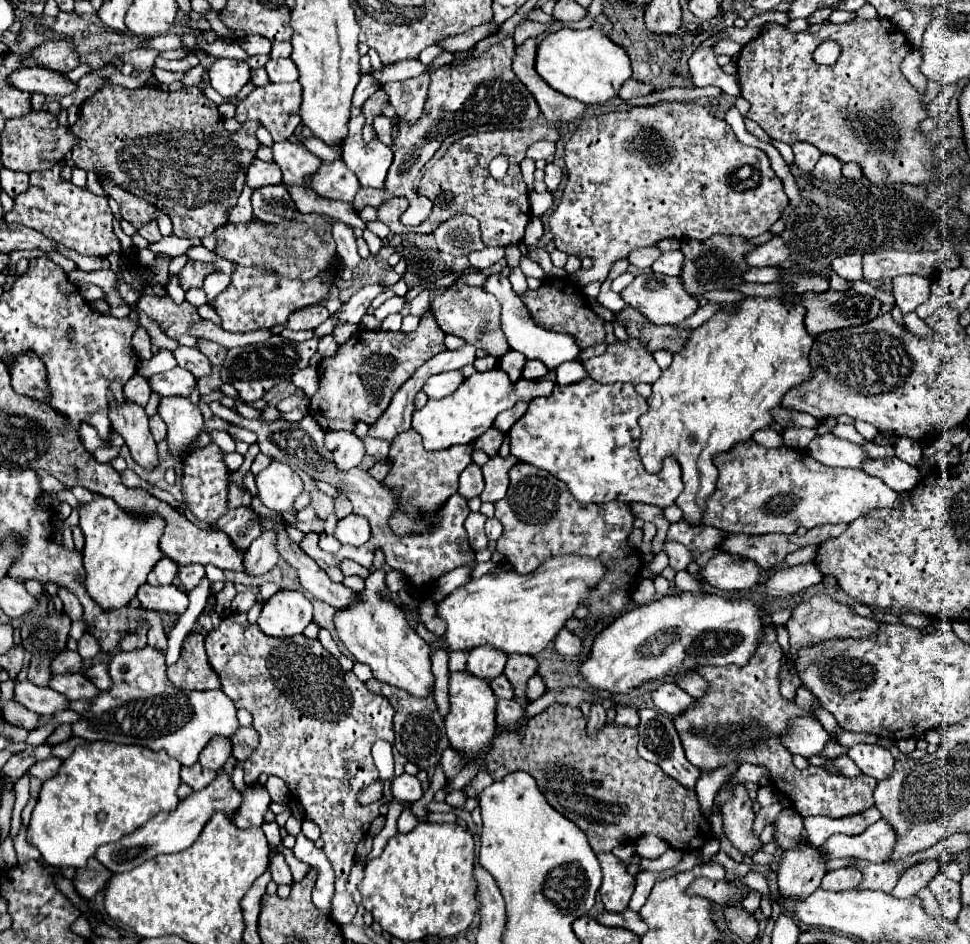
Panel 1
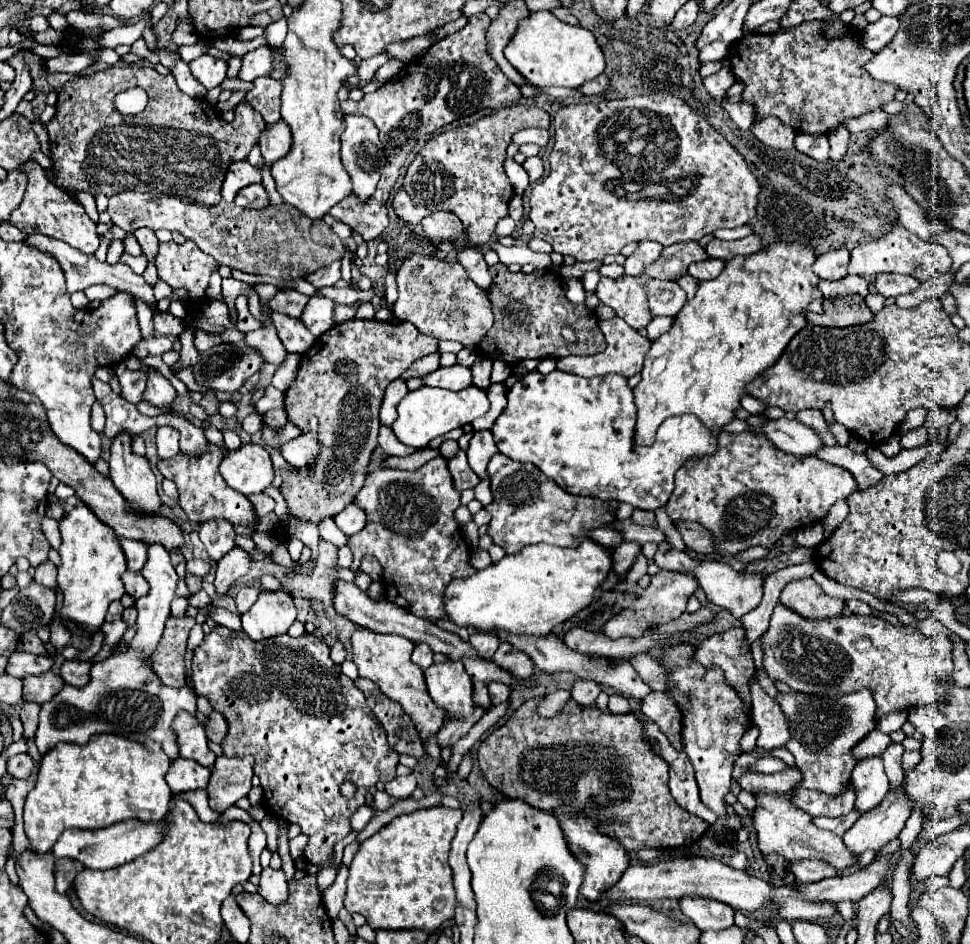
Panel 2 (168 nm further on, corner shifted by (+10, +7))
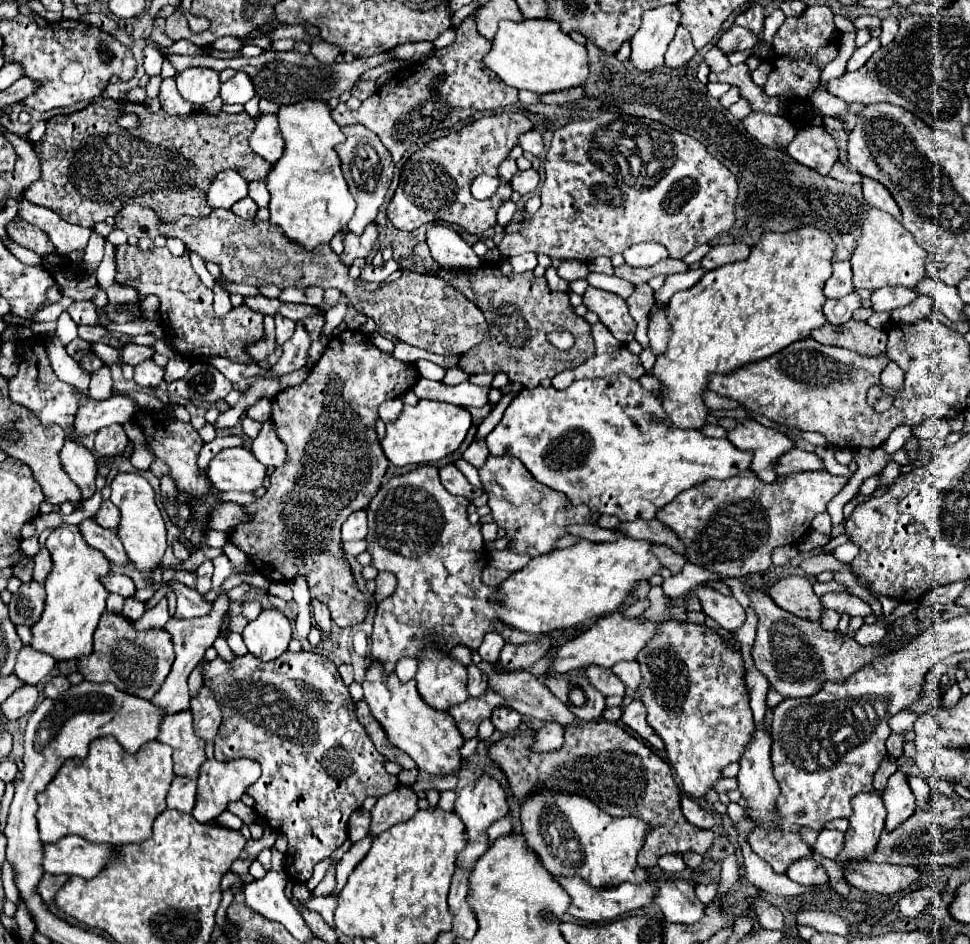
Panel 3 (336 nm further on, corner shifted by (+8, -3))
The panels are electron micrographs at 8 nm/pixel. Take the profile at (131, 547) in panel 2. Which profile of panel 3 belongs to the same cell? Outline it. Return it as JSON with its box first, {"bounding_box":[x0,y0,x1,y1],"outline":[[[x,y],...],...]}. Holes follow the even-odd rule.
{"bounding_box":[78,518,130,566],"outline":[[[92,518],[80,522],[78,524],[78,530],[80,530],[82,538],[88,542],[88,546],[92,546],[92,548],[100,550],[102,554],[106,554],[106,558],[110,562],[116,562],[116,564],[122,564],[122,566],[128,566],[130,564],[130,558],[126,556],[124,546],[118,540],[118,536],[112,534],[110,530],[98,526]]]}

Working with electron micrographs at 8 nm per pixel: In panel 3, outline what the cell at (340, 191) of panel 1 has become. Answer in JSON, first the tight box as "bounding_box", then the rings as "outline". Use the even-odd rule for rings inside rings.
{"bounding_box":[266,100,356,250],"outline":[[[306,100],[280,108],[278,122],[286,148],[266,180],[272,198],[268,204],[268,222],[278,226],[290,242],[314,250],[320,244],[330,244],[334,234],[342,232],[354,214],[356,202],[348,192],[340,170],[340,158],[334,152],[334,146],[344,140],[344,134],[332,120],[326,102],[320,100]]]}

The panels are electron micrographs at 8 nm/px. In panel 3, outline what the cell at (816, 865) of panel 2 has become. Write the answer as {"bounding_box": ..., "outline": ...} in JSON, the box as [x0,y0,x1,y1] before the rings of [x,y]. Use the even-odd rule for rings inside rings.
{"bounding_box":[786,856,828,886],"outline":[[[812,856],[800,858],[788,866],[786,876],[802,886],[822,886],[828,884],[828,872],[820,862],[816,862]]]}

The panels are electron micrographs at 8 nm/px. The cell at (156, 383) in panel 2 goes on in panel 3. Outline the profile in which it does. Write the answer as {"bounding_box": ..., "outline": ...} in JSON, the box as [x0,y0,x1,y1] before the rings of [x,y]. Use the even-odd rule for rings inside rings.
{"bounding_box":[134,360,164,388],"outline":[[[154,360],[148,362],[140,362],[138,366],[134,366],[134,382],[142,388],[152,388],[158,386],[164,380],[164,368],[156,366]]]}

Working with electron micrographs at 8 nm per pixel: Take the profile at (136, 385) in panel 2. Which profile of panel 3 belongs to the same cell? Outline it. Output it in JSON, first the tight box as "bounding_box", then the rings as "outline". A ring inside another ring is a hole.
{"bounding_box":[74,390,138,440],"outline":[[[76,390],[80,394],[80,406],[78,406],[78,412],[76,412],[76,418],[74,418],[74,438],[80,440],[88,434],[94,434],[110,424],[126,424],[132,420],[132,416],[136,414],[138,410],[138,404],[132,400],[132,398],[126,398],[126,396],[110,396],[106,400],[94,400],[90,398],[88,392],[82,392],[82,390]]]}

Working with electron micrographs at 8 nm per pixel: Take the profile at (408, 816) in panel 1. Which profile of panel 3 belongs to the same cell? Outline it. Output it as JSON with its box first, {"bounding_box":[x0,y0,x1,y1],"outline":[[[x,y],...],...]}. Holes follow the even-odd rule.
{"bounding_box":[302,895,338,928],"outline":[[[329,895],[327,897],[312,896],[310,900],[302,903],[309,911],[315,911],[321,914],[329,926],[334,928],[334,910],[336,909],[338,895]]]}

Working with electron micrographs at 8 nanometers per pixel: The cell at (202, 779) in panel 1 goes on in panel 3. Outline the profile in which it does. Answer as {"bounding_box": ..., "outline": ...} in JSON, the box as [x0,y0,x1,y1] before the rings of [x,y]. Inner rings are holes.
{"bounding_box":[168,776,196,812],"outline":[[[176,776],[172,780],[170,792],[168,792],[168,808],[190,812],[196,804],[196,782],[190,778]]]}

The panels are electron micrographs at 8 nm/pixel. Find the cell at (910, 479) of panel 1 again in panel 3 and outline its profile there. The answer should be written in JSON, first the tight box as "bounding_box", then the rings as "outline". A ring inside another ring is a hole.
{"bounding_box":[774,448,822,476],"outline":[[[792,448],[788,450],[788,454],[782,454],[776,460],[774,470],[778,476],[786,476],[792,472],[806,472],[806,470],[822,470],[822,460],[814,452]]]}

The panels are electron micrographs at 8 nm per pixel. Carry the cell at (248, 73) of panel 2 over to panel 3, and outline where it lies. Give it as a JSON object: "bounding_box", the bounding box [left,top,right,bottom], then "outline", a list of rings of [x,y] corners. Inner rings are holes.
{"bounding_box":[220,72,254,104],"outline":[[[236,72],[228,82],[220,88],[220,98],[224,104],[246,104],[254,96],[254,86],[244,72]]]}

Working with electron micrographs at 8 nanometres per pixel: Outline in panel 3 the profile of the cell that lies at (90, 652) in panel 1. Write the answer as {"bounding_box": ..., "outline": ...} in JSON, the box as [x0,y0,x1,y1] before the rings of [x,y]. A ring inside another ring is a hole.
{"bounding_box":[12,646,56,686],"outline":[[[24,646],[18,654],[12,674],[28,686],[38,686],[52,672],[54,666],[56,666],[56,662],[48,654],[40,654],[40,652]]]}

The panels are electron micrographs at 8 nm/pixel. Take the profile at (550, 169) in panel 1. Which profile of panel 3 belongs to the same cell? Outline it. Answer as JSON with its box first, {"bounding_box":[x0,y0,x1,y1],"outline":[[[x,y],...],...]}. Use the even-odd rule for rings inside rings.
{"bounding_box":[510,170,538,194],"outline":[[[526,170],[526,172],[516,172],[514,176],[512,176],[512,180],[510,180],[510,186],[512,186],[512,190],[514,192],[518,192],[518,194],[530,194],[530,192],[534,192],[536,190],[536,186],[538,186],[538,172],[536,170]]]}

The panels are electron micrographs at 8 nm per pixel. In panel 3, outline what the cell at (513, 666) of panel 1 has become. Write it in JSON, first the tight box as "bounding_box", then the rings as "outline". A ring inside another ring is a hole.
{"bounding_box":[500,636,552,670],"outline":[[[542,636],[538,642],[530,642],[524,646],[506,644],[500,654],[500,664],[510,670],[526,670],[534,662],[538,662],[552,648],[552,638]]]}

